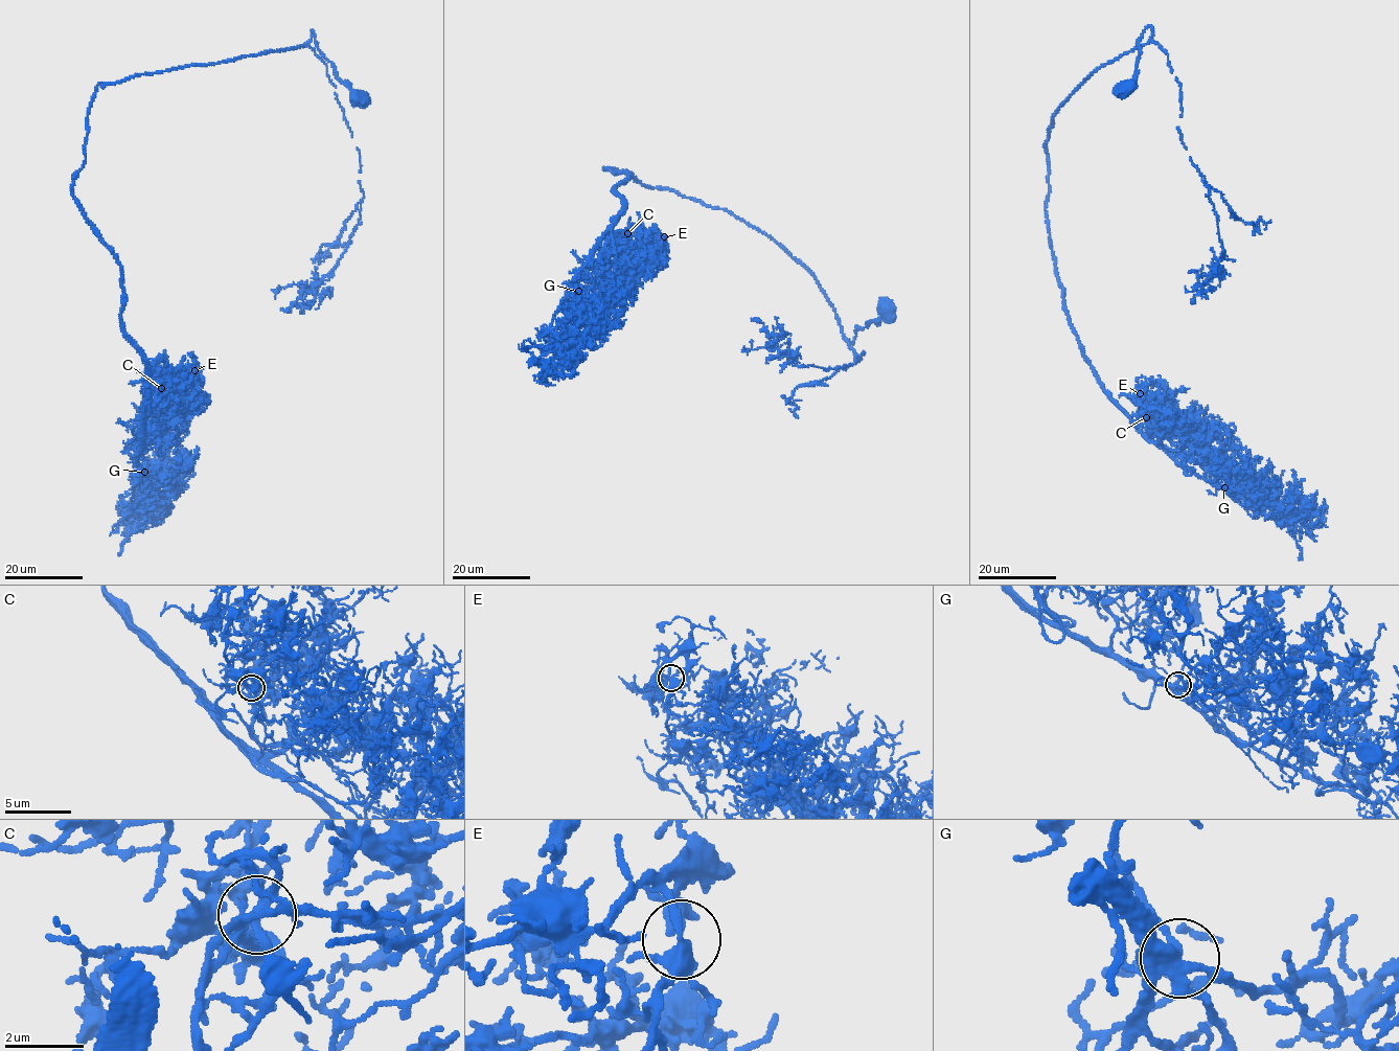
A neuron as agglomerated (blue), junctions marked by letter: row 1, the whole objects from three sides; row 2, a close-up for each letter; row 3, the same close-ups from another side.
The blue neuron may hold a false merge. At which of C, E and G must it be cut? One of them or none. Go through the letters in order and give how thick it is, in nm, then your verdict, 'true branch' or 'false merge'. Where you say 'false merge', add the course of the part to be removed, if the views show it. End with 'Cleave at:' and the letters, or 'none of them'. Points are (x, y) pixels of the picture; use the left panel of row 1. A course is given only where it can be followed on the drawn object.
C: 220 nm thick; true branch
E: 320 nm thick; true branch
G: 320 nm thick; true branch
Cleave at: none of them

